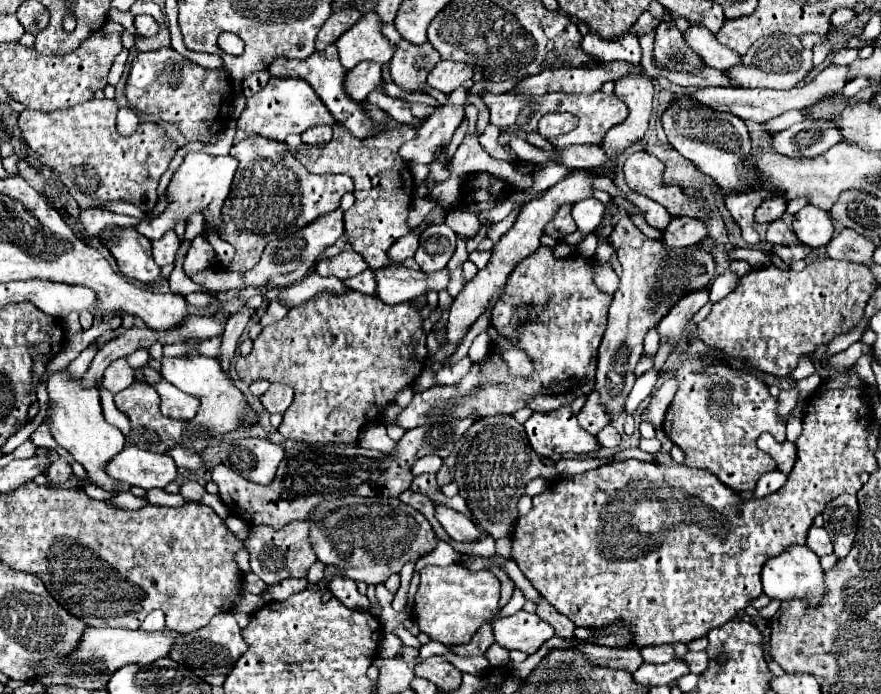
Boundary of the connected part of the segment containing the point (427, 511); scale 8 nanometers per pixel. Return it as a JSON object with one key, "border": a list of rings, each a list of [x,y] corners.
{"border":[[[407,490],[407,492],[403,492],[399,498],[401,498],[405,504],[413,506],[415,510],[419,510],[421,514],[425,514],[425,516],[427,516],[427,520],[431,522],[431,526],[433,526],[435,534],[439,536],[439,540],[445,540],[447,532],[445,532],[445,530],[441,528],[441,524],[437,522],[437,518],[435,518],[435,504],[433,504],[427,496],[417,494],[417,492],[413,492],[413,490]]]}

